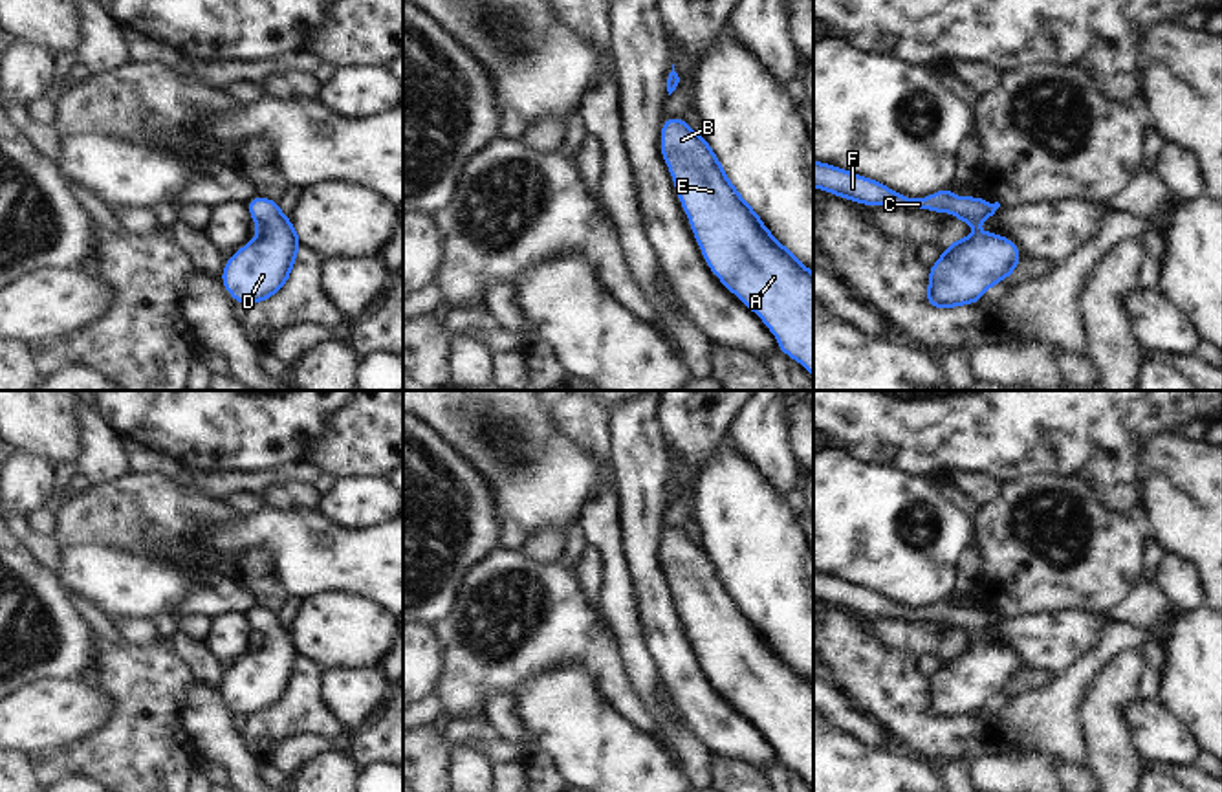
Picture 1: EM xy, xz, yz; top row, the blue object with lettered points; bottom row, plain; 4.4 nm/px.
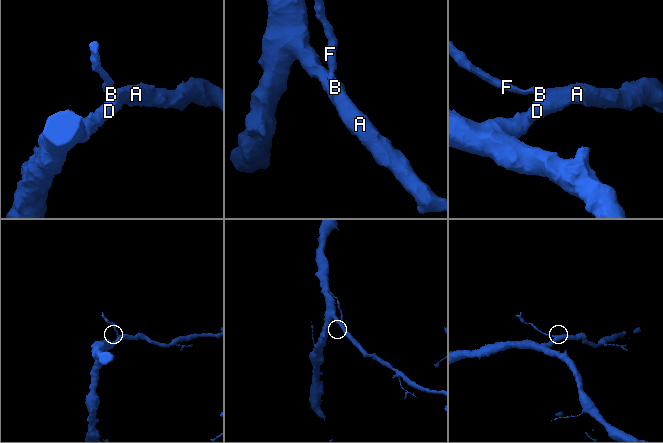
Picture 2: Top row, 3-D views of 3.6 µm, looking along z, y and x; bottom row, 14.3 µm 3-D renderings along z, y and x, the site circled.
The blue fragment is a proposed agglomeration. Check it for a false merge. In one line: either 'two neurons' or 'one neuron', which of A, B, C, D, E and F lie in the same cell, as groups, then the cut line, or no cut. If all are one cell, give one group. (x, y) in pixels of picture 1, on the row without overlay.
one neuron | A B C D E F | no cut

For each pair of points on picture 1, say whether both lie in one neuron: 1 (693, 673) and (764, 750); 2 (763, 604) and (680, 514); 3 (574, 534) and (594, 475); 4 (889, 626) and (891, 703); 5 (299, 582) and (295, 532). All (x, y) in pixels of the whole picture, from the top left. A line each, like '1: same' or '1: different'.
1: same
2: different
3: different
4: different
5: same

